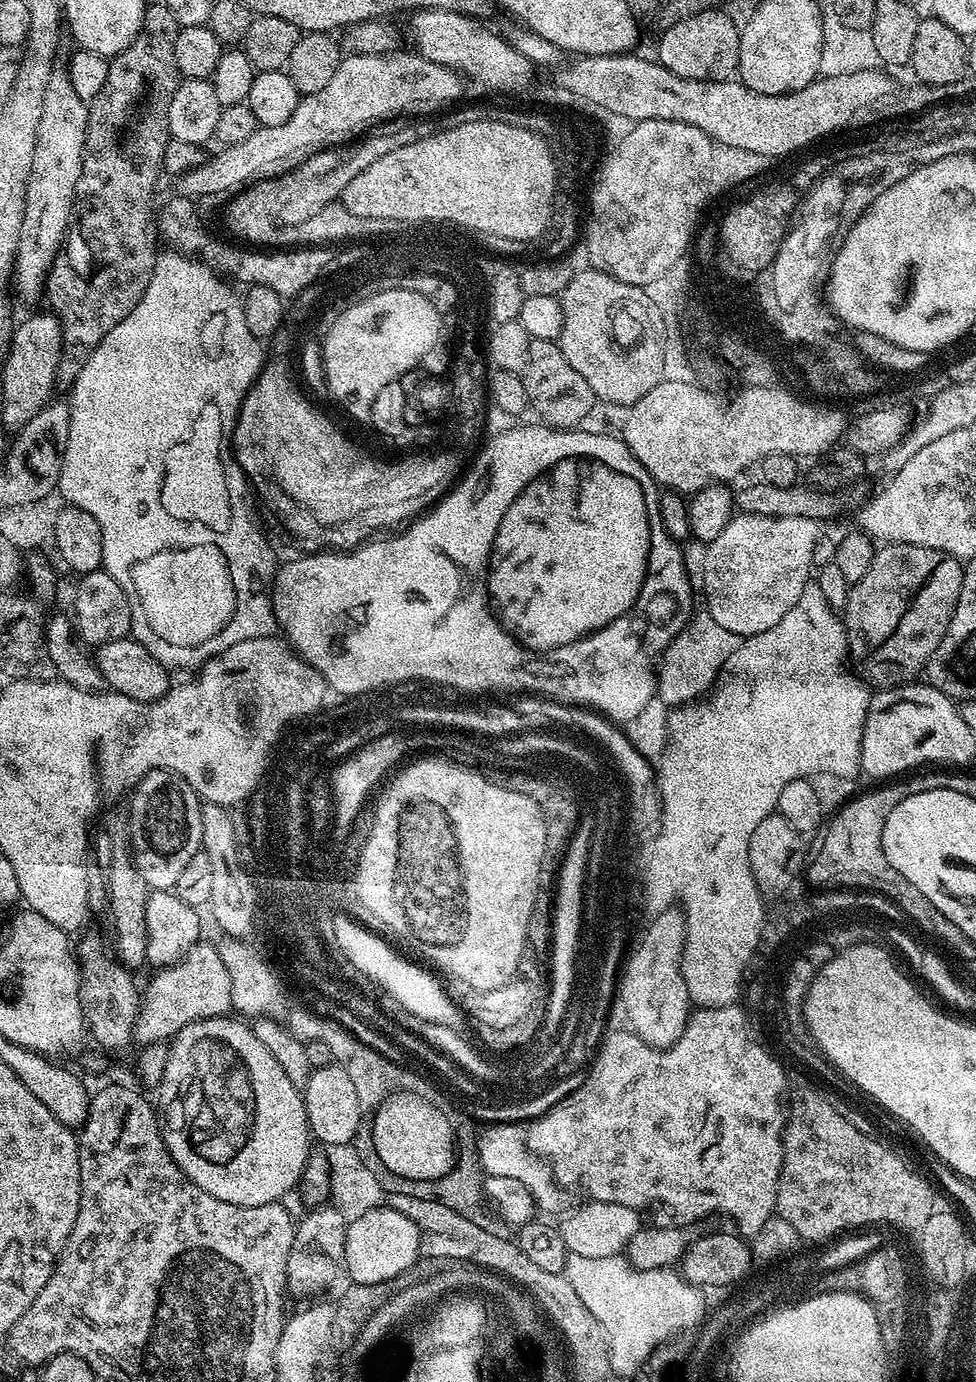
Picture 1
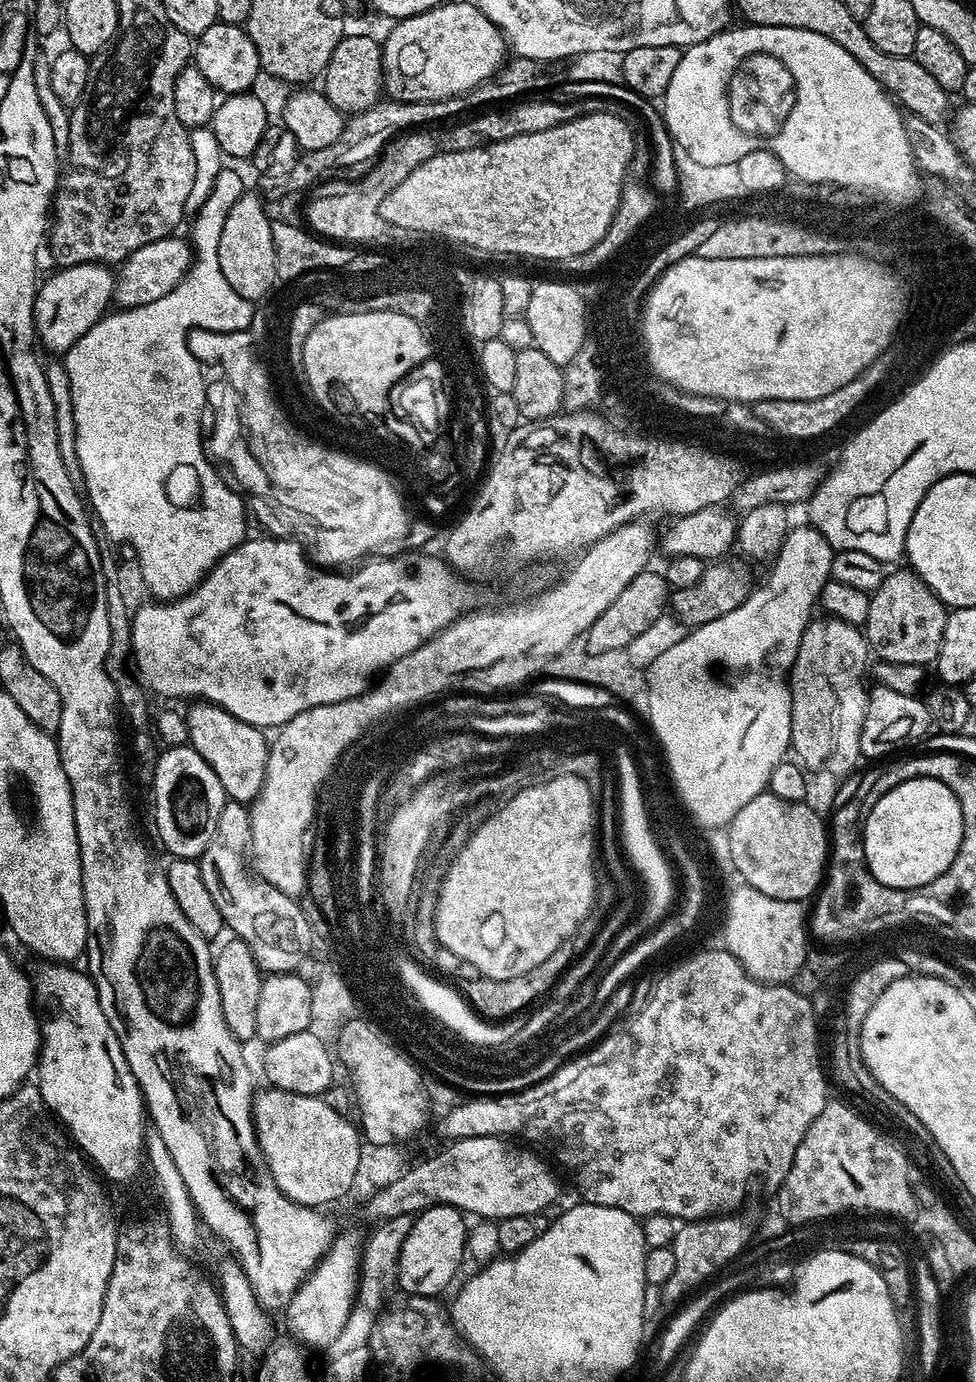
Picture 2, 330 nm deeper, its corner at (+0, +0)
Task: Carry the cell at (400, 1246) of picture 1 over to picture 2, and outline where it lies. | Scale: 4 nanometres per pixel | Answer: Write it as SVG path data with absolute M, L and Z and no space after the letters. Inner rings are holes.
M436 1204L432 1208L426 1208L415 1217L413 1228L406 1235L402 1244L400 1260L397 1263L396 1283L399 1291L404 1291L408 1296L430 1296L439 1297L440 1291L451 1282L457 1279L460 1265L466 1260L466 1241L469 1229L466 1227L465 1213L459 1208L451 1208L448 1204Z

